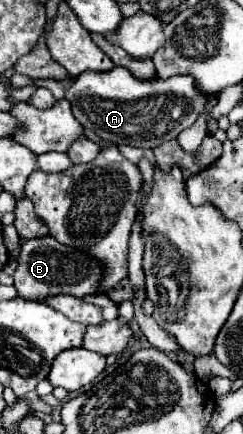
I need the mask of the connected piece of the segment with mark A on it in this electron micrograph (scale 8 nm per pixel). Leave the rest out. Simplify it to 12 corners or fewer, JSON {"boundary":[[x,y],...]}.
{"boundary":[[125,67],[67,87],[101,147],[153,149],[197,121],[187,75],[143,83]]}

